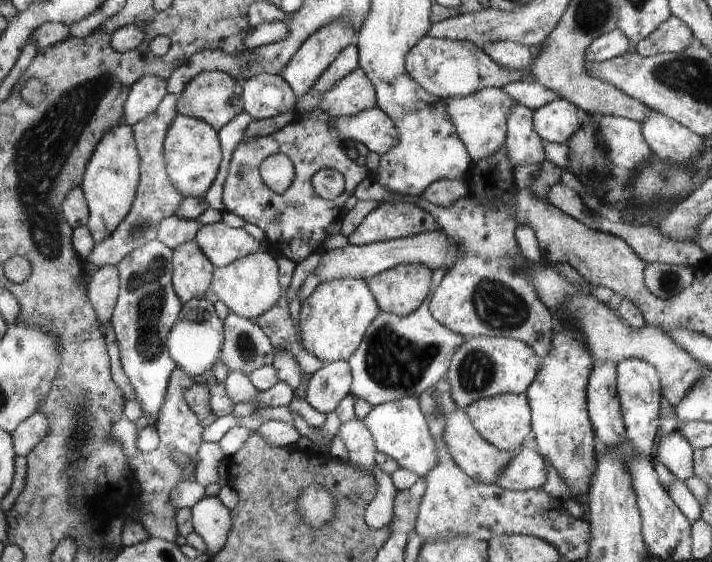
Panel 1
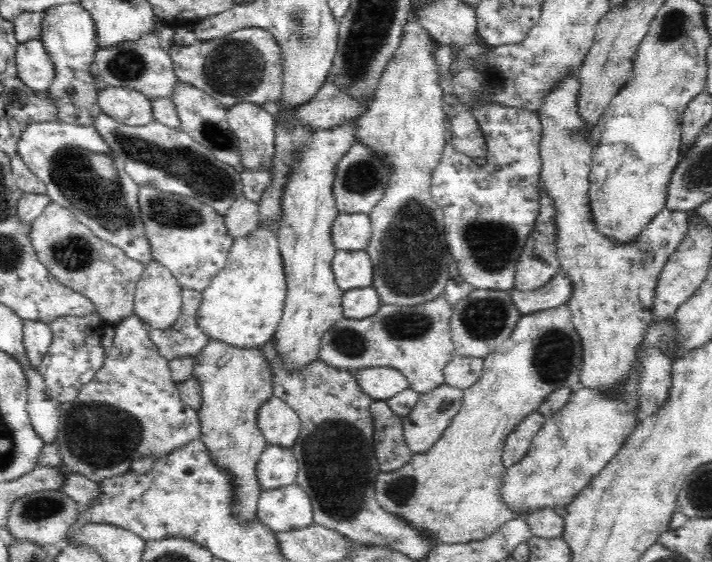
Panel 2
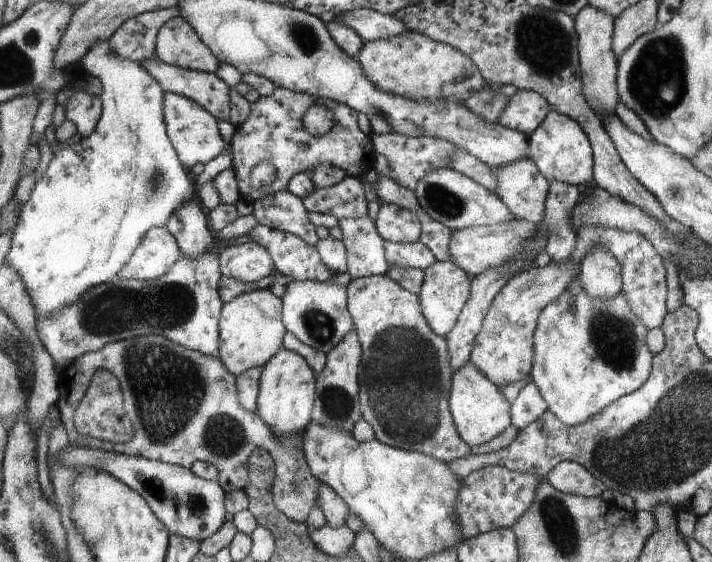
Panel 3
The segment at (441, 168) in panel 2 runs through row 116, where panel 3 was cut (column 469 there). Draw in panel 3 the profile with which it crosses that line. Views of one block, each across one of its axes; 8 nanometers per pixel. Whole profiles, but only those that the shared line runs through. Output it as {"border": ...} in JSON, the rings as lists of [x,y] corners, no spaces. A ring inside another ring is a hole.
{"border":[[[497,465],[470,474],[463,481],[456,502],[460,538],[466,541],[499,529],[512,529],[528,512],[544,478],[541,475],[522,473]]]}

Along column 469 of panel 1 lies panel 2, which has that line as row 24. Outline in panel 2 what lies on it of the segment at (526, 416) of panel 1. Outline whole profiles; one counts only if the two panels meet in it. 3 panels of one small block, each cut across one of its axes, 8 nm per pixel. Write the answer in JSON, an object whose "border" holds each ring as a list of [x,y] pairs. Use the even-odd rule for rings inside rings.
{"border":[[[411,13],[400,46],[382,73],[373,101],[354,126],[354,142],[368,147],[368,151],[374,153],[380,161],[384,161],[392,171],[384,196],[368,215],[372,237],[365,249],[372,261],[373,287],[380,297],[381,304],[407,307],[424,304],[438,298],[440,294],[445,294],[445,286],[451,280],[449,266],[452,258],[445,240],[443,211],[431,193],[433,170],[440,164],[446,143],[442,109],[442,96],[445,94],[438,85],[436,61],[432,57],[432,40],[426,30],[416,23],[416,17]]]}

